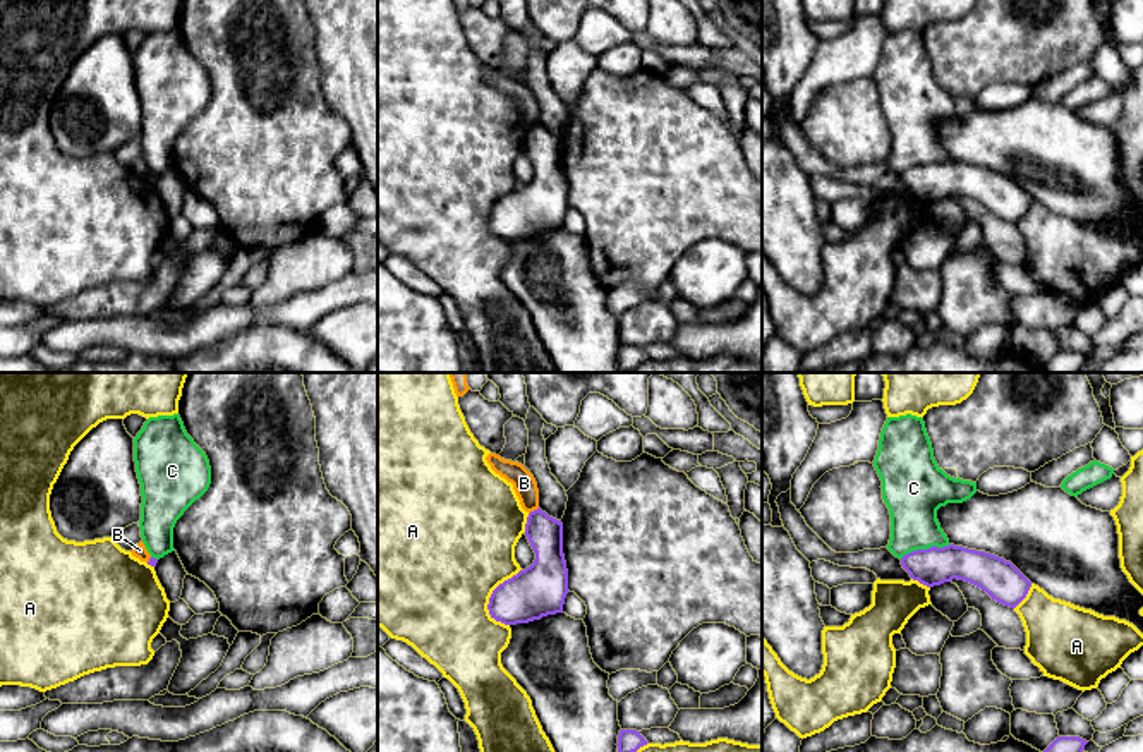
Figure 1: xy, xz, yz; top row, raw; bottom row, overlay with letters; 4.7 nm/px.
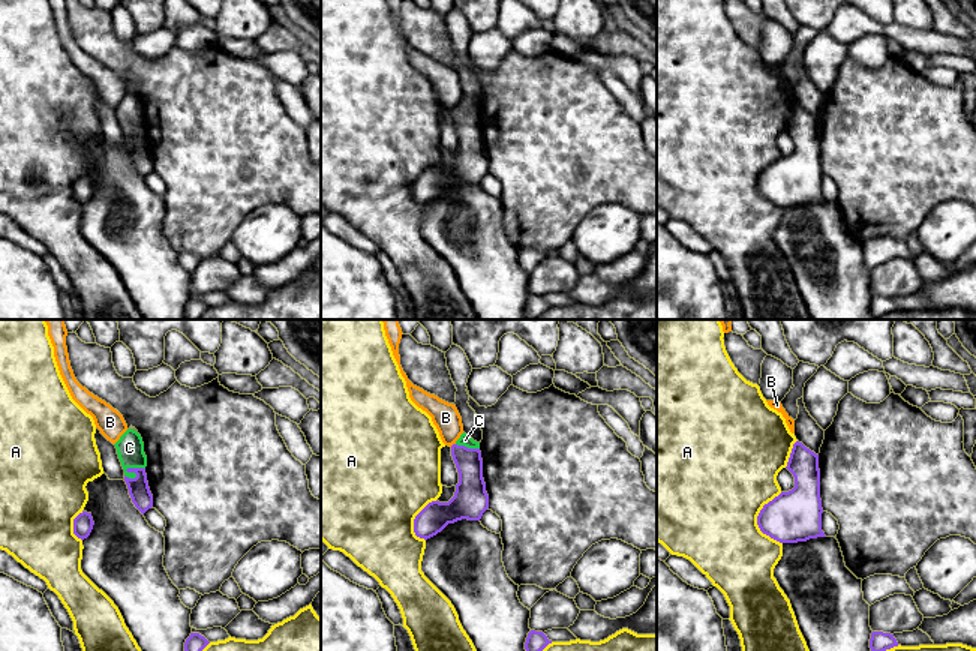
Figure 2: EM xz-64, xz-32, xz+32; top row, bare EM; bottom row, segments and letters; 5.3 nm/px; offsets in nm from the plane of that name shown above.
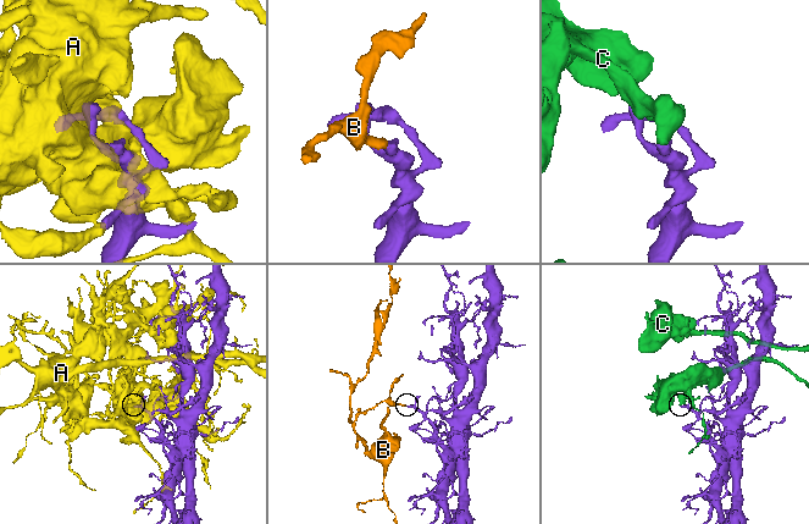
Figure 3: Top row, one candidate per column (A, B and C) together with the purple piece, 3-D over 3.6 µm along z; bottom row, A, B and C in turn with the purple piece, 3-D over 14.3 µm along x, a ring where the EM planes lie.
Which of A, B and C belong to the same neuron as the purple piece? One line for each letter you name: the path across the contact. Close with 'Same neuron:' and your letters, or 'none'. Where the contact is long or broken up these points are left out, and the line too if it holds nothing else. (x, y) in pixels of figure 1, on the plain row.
Same neuron: none

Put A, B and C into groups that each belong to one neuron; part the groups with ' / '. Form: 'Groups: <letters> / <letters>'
Groups: A / B / C

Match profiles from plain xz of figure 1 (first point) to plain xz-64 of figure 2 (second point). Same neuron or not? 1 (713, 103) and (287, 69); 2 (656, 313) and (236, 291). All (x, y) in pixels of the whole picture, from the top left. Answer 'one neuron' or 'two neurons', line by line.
1: two neurons
2: two neurons

